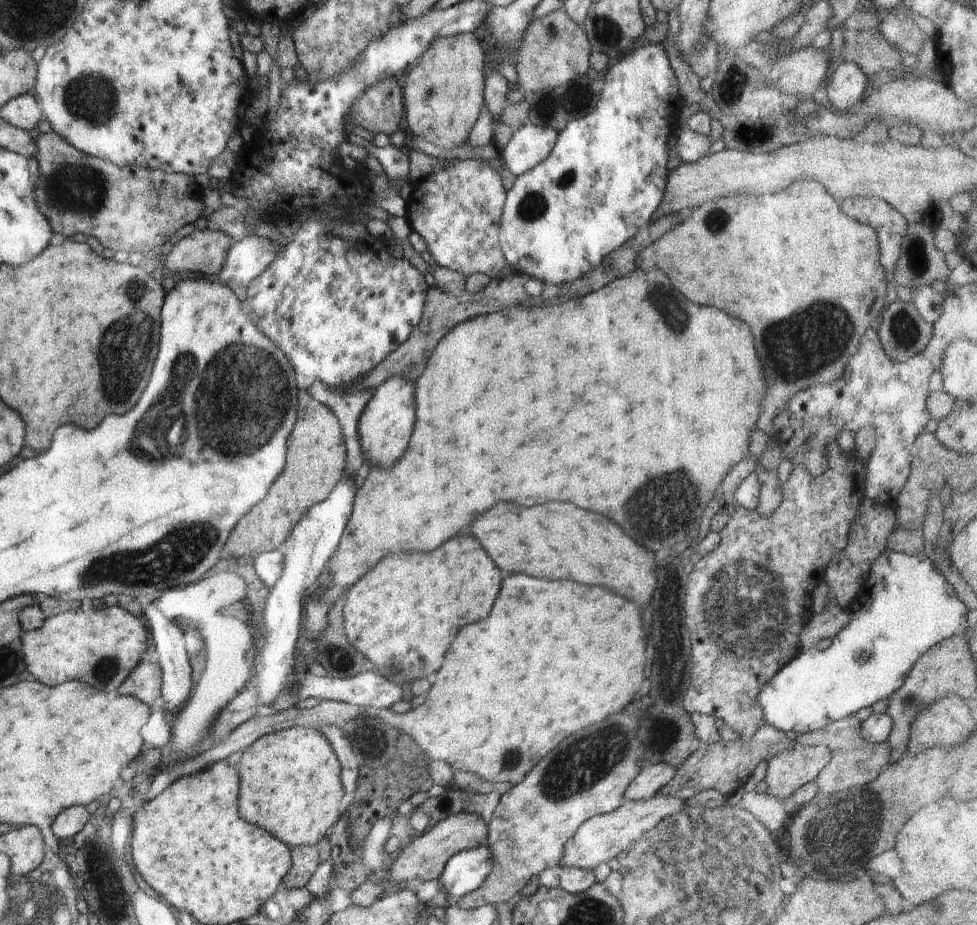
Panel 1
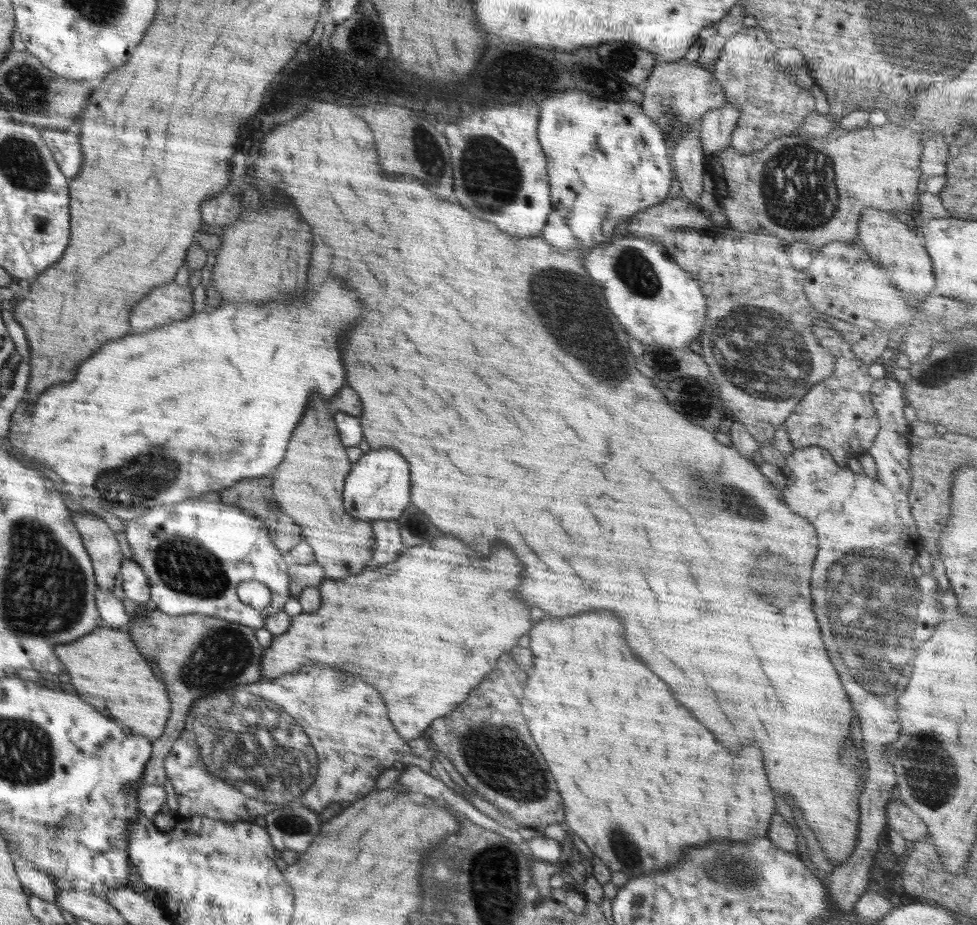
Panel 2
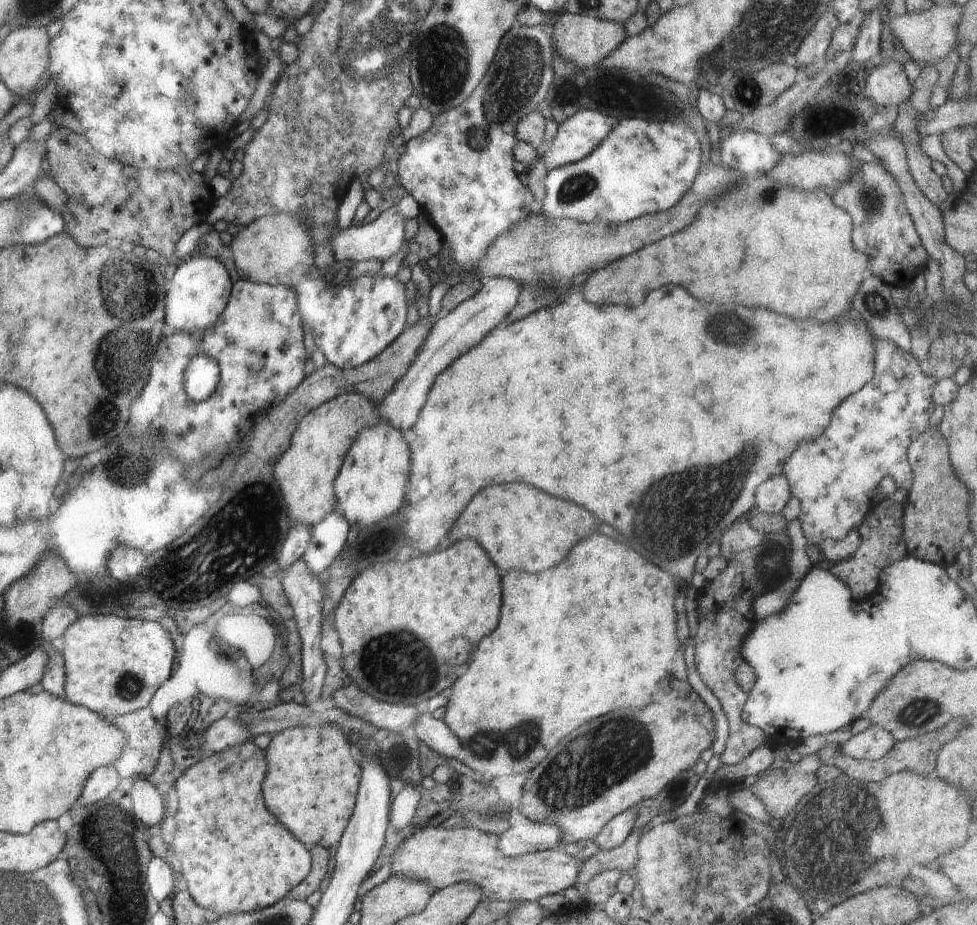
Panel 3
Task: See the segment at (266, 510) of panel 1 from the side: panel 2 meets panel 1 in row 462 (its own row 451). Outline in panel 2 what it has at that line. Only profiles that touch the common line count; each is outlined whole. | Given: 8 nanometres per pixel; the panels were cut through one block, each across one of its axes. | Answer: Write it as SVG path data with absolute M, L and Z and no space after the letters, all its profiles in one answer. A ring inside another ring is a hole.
M311 396L300 422L287 442L286 456L278 464L278 472L272 476L272 490L280 510L302 528L303 538L313 548L315 562L323 568L326 578L345 579L367 568L365 563L371 559L373 551L373 528L371 521L352 518L344 510L343 486L352 464L347 455L347 447L342 444L334 415L329 401L324 400L323 396Z

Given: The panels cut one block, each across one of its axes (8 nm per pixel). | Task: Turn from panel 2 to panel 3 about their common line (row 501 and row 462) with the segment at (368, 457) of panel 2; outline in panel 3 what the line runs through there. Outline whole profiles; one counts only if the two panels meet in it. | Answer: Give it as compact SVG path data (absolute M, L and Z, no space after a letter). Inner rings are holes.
M379 420L372 428L360 430L356 442L346 453L333 484L336 497L333 512L358 530L362 530L364 526L372 526L378 520L396 516L404 502L408 474L410 452L402 432Z

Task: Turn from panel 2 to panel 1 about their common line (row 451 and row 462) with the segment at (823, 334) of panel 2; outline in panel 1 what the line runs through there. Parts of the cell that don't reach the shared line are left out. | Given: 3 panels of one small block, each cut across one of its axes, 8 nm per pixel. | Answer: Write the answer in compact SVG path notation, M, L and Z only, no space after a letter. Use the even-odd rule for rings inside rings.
M829 442L826 446L826 454L828 454L828 470L820 476L810 476L810 472L806 472L802 466L794 466L788 480L781 487L782 500L780 506L770 514L770 516L760 515L756 511L747 511L743 507L738 507L735 514L729 516L729 520L724 528L719 532L721 536L718 548L712 551L704 558L698 560L696 564L688 561L685 572L687 573L687 586L685 597L685 620L690 628L690 642L692 642L692 673L690 685L686 695L683 697L683 706L691 714L700 712L708 714L724 720L726 726L730 726L740 739L752 740L756 731L762 727L765 722L762 708L758 704L758 694L767 682L782 668L786 666L801 651L800 632L802 628L811 620L813 615L813 592L820 582L824 581L824 573L832 556L840 550L844 550L848 544L848 533L851 532L852 521L855 520L856 514L859 512L860 502L864 499L868 478L868 461L860 452L854 451L845 454L838 442Z

